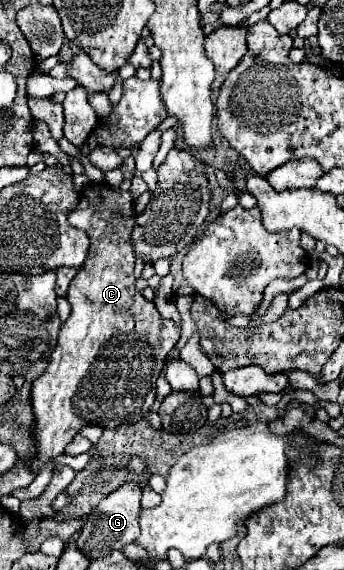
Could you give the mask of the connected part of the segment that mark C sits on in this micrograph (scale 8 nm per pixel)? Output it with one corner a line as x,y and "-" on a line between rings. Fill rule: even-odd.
106,183
102,185
90,185
82,191
82,197
80,197
80,203
78,207
68,215
70,223
78,229
84,229
90,237
90,251
88,251
88,259
86,263
80,267
78,275
72,279
70,287
68,287
68,293
66,293
66,299
70,303
70,317
68,321
62,325
60,329
60,335
58,335
58,341
56,341
56,347
54,347
54,353
50,355
50,363
46,367
46,371
32,383
32,407
34,407
34,417
36,417
36,423
34,423
34,437
36,437
36,447
38,447
38,457
30,463
26,463
32,471
44,467
46,463
54,461
58,455
64,453
66,445
74,439
74,435
84,427
84,425
98,425
98,427
118,427
122,423
136,423
140,419
144,419
150,411
150,407
154,405
156,401
156,379
158,375
162,373
162,367
164,367
164,361
166,361
166,355
172,351
172,347
176,345
176,341
180,339
180,331
176,329
174,321
168,321
164,317
160,317
158,309
154,307
152,301
146,301
142,297
142,293
138,293
134,289
134,283
136,283
136,277
134,277
134,253
132,253
132,227
134,227
134,219
136,219
136,211
134,211
134,203
132,203
132,197
128,191
120,193
118,189
112,189
108,187

